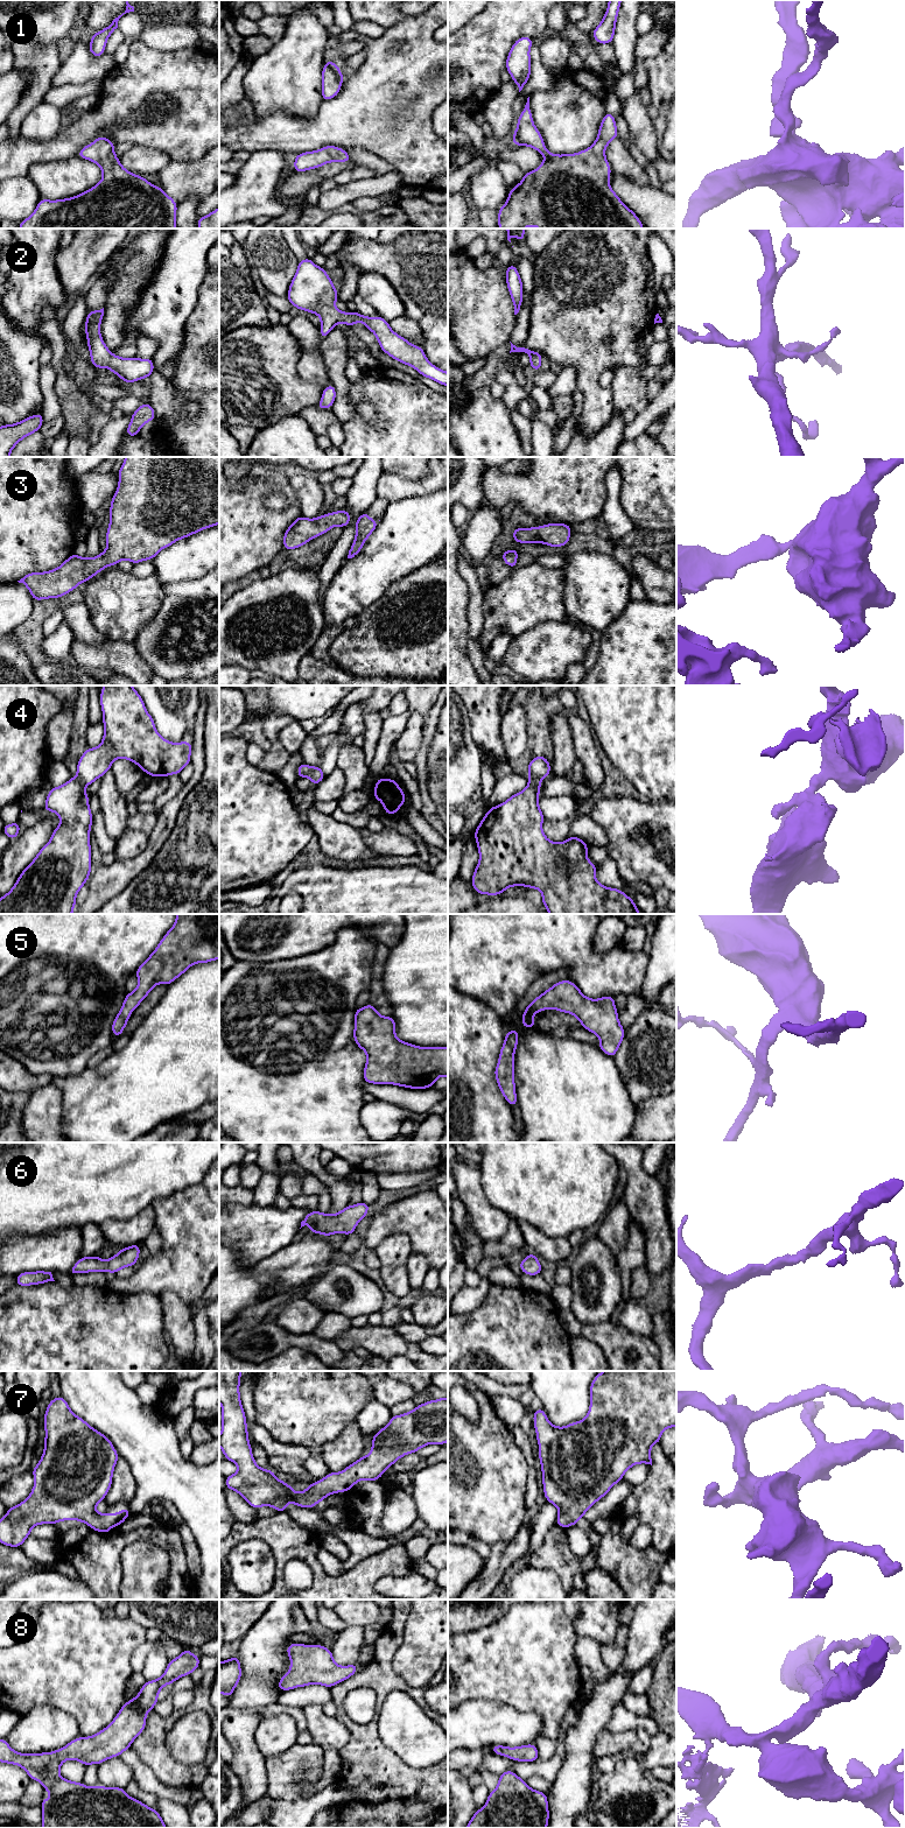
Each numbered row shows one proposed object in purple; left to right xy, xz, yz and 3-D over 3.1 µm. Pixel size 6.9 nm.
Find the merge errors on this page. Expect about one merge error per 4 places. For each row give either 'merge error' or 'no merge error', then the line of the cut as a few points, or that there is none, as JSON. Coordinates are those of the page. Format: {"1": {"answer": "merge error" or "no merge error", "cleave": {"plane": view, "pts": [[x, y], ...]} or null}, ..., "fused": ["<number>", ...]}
{"1": {"answer": "no merge error", "cleave": null}, "2": {"answer": "no merge error", "cleave": null}, "3": {"answer": "no merge error", "cleave": null}, "4": {"answer": "merge error", "cleave": {"plane": "xz", "pts": [[314, 767], [308, 777]]}}, "5": {"answer": "no merge error", "cleave": null}, "6": {"answer": "no merge error", "cleave": null}, "7": {"answer": "no merge error", "cleave": null}, "8": {"answer": "no merge error", "cleave": null}, "fused": ["4"]}

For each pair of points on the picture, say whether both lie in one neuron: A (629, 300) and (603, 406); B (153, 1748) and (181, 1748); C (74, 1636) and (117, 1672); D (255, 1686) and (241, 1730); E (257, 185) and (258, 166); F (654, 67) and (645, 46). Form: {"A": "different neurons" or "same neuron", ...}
{"A": "same neuron", "B": "different neurons", "C": "same neuron", "D": "different neurons", "E": "same neuron", "F": "different neurons"}

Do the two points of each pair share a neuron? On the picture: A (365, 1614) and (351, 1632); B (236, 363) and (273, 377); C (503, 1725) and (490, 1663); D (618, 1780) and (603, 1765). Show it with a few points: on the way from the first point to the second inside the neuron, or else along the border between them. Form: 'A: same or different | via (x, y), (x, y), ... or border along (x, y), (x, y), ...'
A: different | border along (346, 1624), (363, 1628)
B: same | via (245, 371), (264, 372)
C: different | border along (470, 1701), (499, 1700), (524, 1712)
D: different | border along (611, 1772), (603, 1774)

